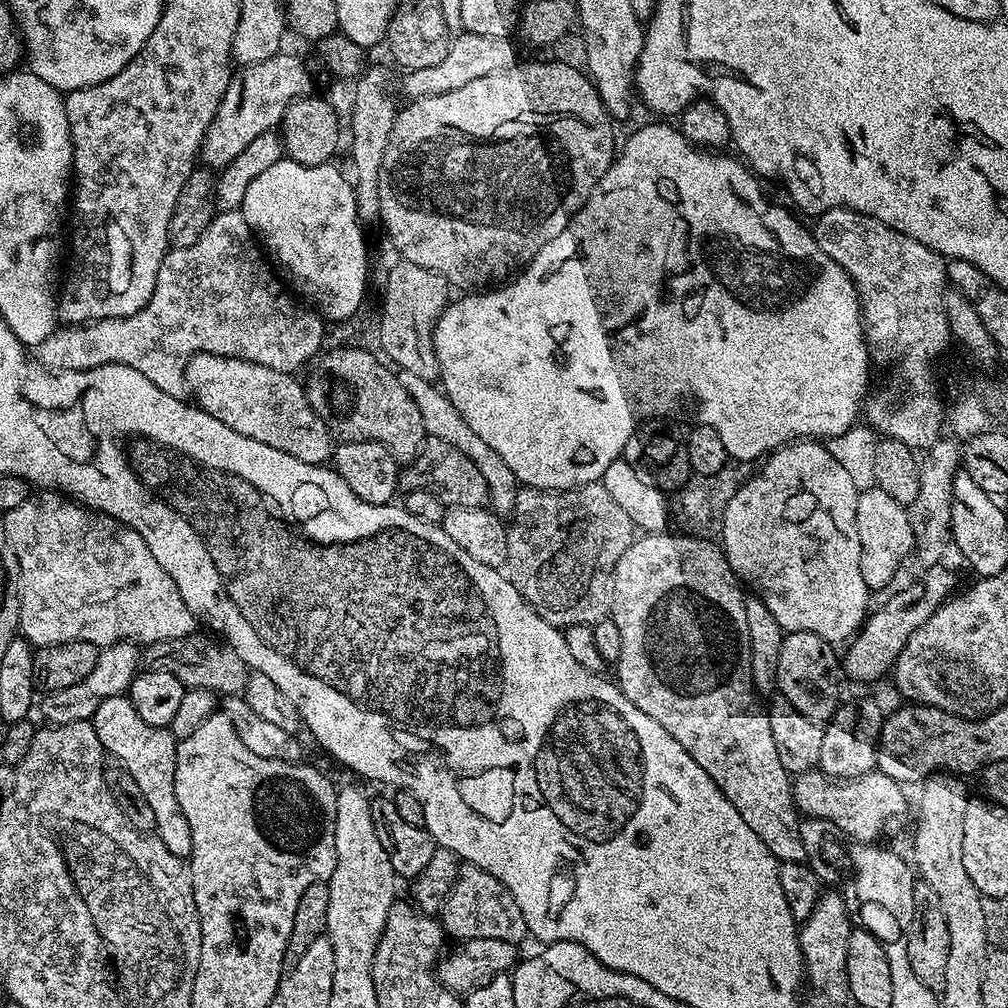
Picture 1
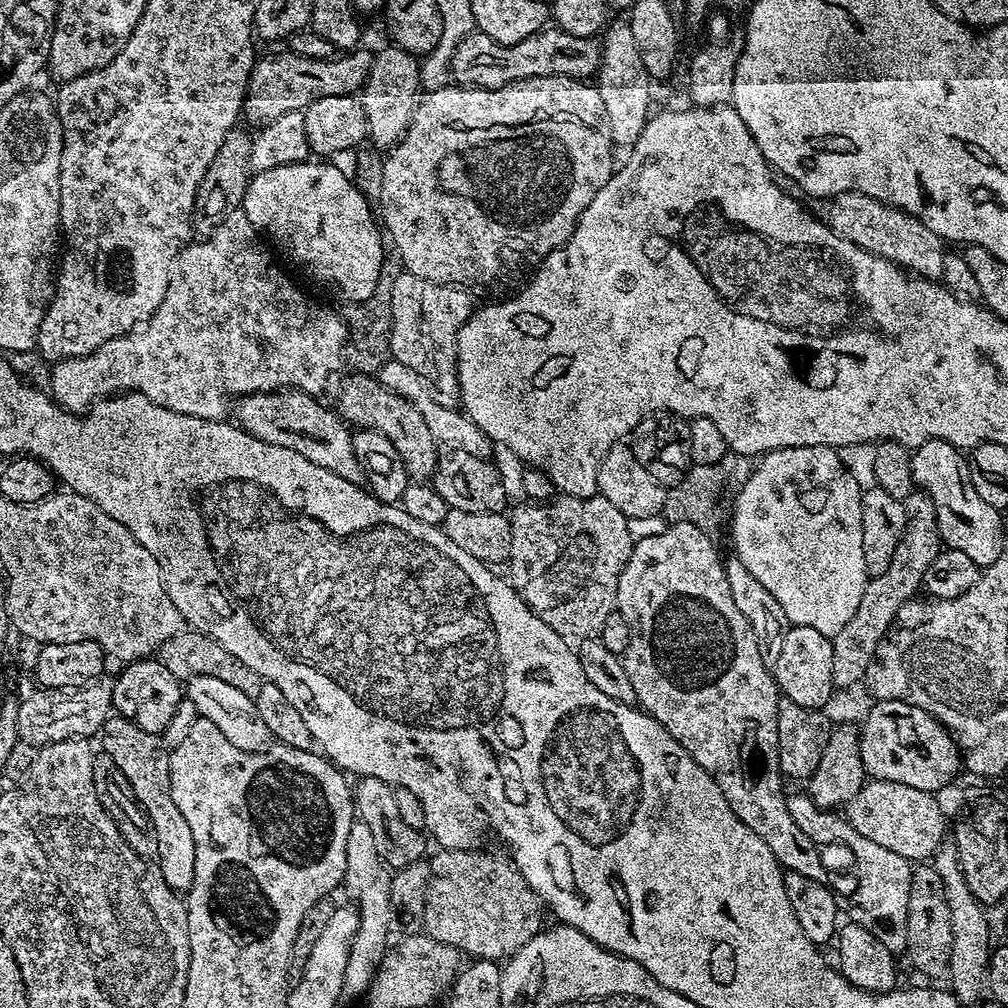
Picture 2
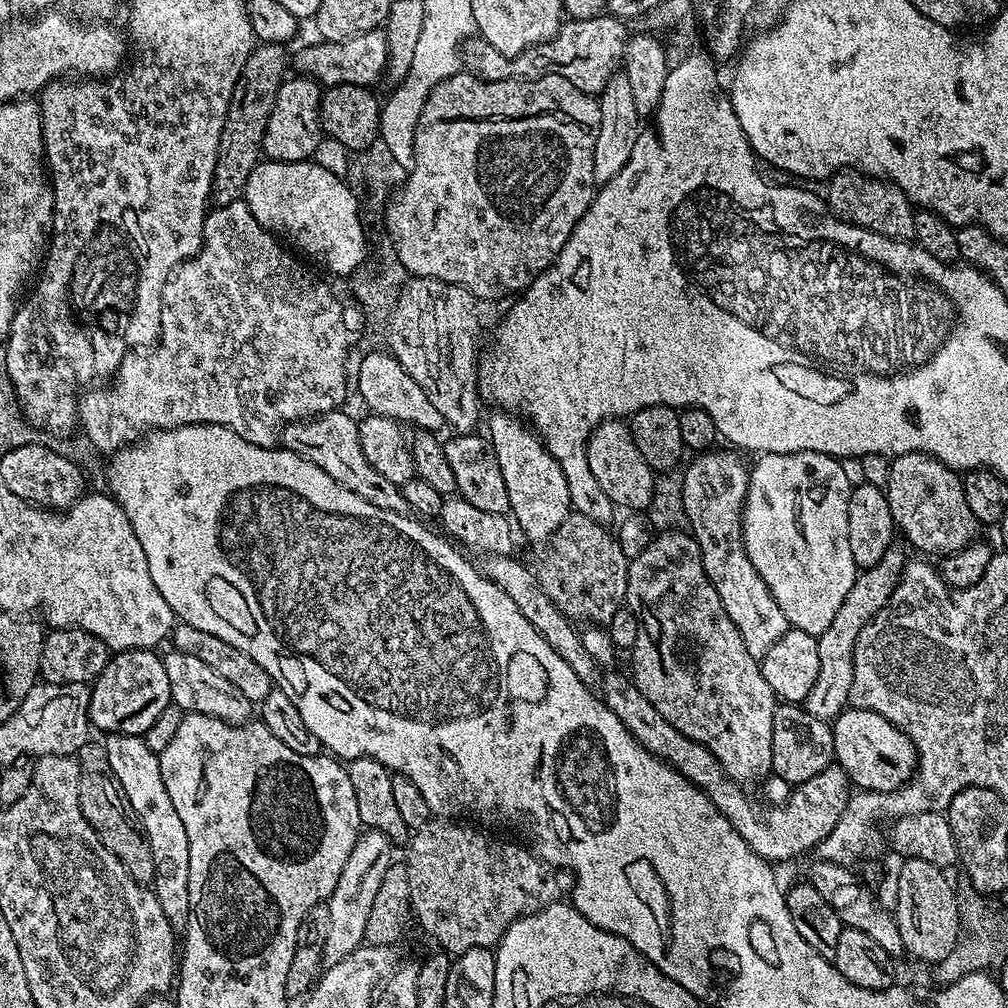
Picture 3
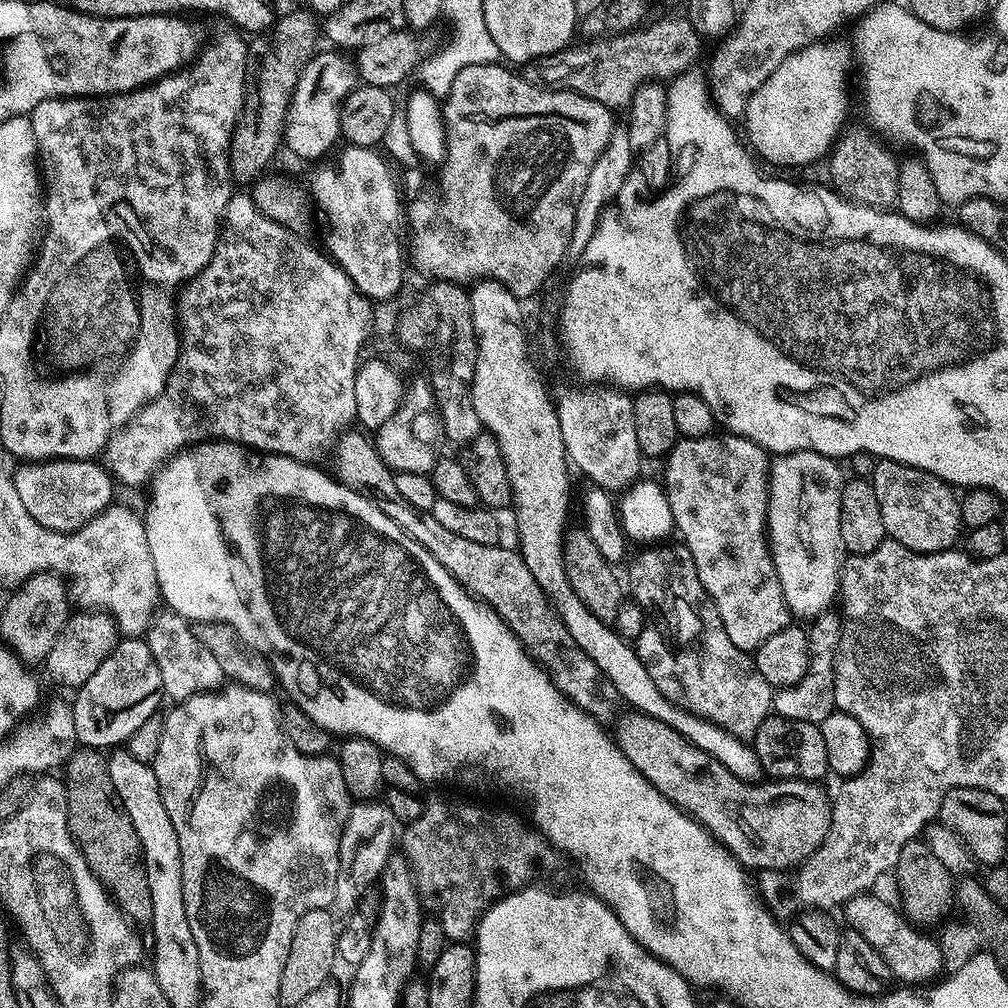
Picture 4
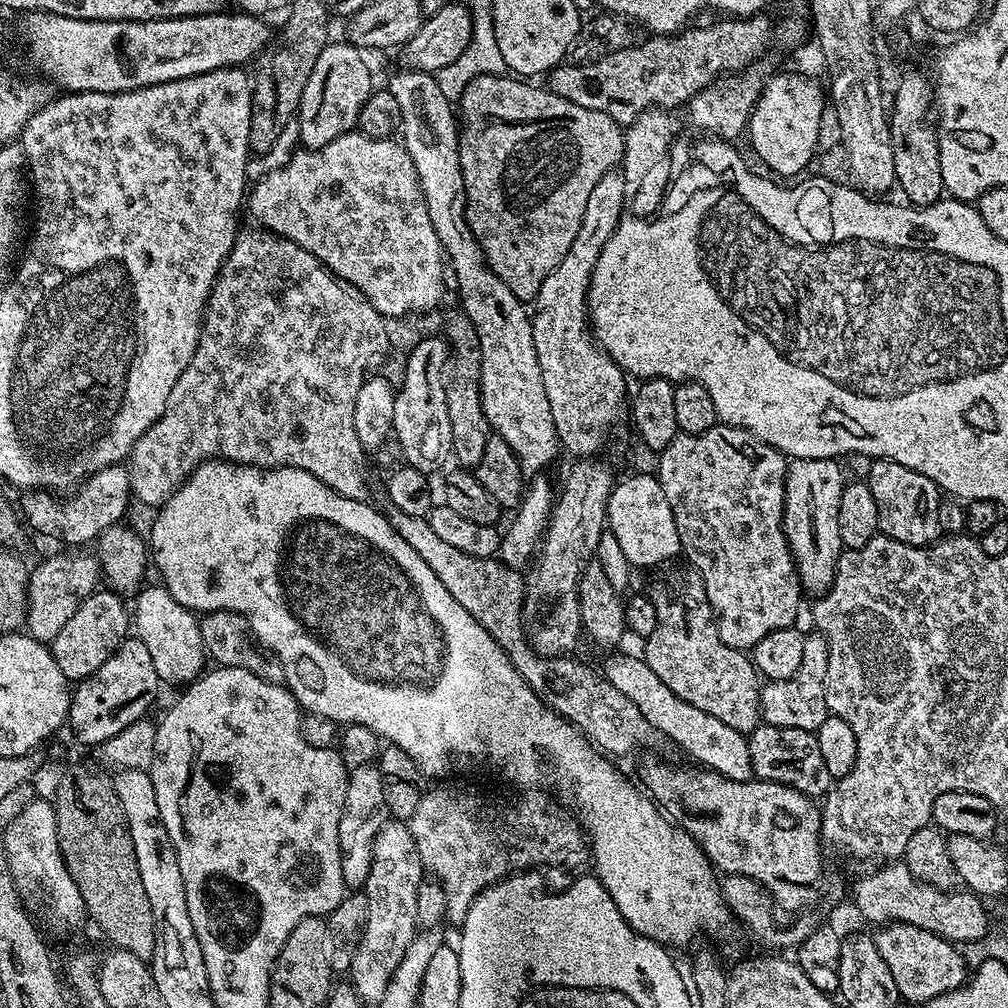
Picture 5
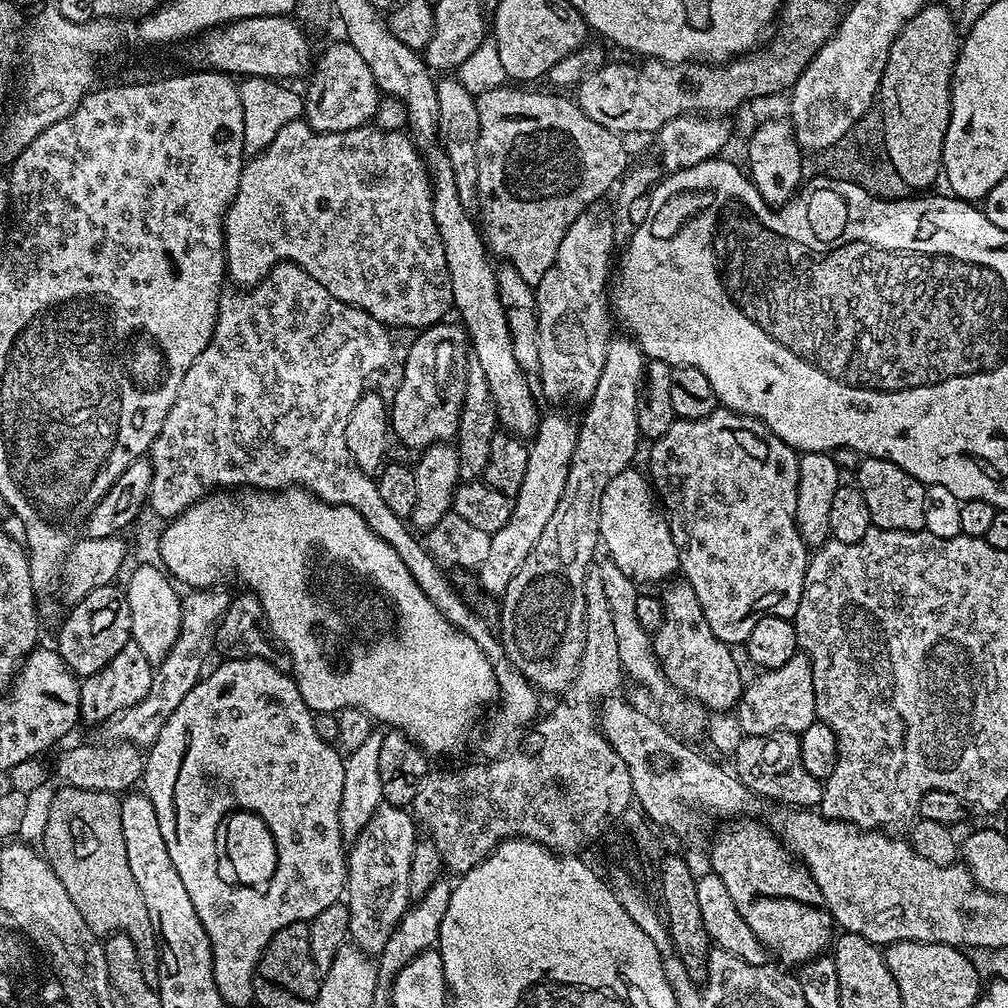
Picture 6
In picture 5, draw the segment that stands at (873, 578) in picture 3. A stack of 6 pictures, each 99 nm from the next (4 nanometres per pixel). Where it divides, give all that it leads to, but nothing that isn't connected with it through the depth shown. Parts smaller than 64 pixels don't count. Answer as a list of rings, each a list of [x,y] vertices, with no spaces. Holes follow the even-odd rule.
[[[812,630],[805,635],[802,646],[802,662],[798,665],[798,670],[790,678],[785,680],[770,680],[761,687],[760,690],[760,715],[763,723],[774,726],[794,726],[798,730],[815,732],[826,722],[829,710],[826,706],[826,666],[828,665],[828,640],[821,636],[819,632]]]

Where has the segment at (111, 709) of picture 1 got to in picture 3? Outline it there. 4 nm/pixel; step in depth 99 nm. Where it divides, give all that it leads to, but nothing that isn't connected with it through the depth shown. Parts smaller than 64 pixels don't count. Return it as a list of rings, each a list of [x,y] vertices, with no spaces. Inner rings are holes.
[[[114,732],[105,735],[102,743],[106,755],[110,757],[114,778],[118,778],[124,798],[132,807],[132,814],[143,828],[144,837],[150,842],[150,854],[154,854],[154,878],[151,887],[162,906],[162,914],[166,914],[173,928],[183,929],[187,925],[190,914],[190,842],[186,842],[186,826],[182,826],[182,818],[178,818],[178,810],[174,810],[174,802],[170,802],[170,794],[166,794],[166,782],[162,782],[159,755],[154,750],[150,750],[144,736]]]

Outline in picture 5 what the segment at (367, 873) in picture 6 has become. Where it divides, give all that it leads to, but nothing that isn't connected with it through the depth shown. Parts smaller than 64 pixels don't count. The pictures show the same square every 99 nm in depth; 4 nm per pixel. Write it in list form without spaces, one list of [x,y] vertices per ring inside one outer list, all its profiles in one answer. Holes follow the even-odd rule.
[[[389,819],[382,826],[382,830],[374,838],[374,854],[370,874],[364,883],[362,894],[368,899],[368,909],[364,928],[360,931],[356,946],[352,954],[352,966],[350,969],[350,983],[359,994],[360,1000],[365,1006],[379,1006],[382,1002],[382,994],[388,985],[388,979],[394,974],[398,962],[402,962],[402,954],[406,954],[406,946],[415,938],[418,925],[416,923],[416,911],[414,902],[418,894],[418,886],[426,879],[426,869],[420,855],[418,846],[414,846],[414,838],[410,834],[407,823]]]

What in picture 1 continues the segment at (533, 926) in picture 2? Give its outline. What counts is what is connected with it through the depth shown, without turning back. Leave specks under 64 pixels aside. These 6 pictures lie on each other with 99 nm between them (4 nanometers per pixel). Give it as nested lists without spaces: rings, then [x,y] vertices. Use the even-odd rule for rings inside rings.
[[[464,864],[459,869],[448,896],[442,900],[443,906],[442,923],[451,935],[453,932],[457,936],[457,941],[498,938],[502,942],[519,945],[520,939],[529,935],[526,918],[522,918],[522,910],[518,910],[518,902],[514,902],[510,890],[506,890],[506,886],[502,886],[494,874],[473,864]]]

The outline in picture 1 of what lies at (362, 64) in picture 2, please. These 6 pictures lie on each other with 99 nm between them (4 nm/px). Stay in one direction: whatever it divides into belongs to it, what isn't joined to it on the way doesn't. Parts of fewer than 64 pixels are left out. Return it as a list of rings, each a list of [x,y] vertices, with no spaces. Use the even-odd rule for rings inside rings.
[[[281,50],[262,62],[245,64],[233,75],[200,148],[199,159],[203,163],[205,160],[209,169],[225,168],[246,150],[246,146],[250,146],[250,142],[254,142],[254,138],[258,138],[258,134],[273,131],[284,111],[309,91],[307,66],[298,57],[287,56],[286,52]]]

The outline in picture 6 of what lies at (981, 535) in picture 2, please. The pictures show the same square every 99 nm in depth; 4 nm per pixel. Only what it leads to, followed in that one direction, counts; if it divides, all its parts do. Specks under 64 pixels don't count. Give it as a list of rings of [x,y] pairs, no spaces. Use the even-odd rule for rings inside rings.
[[[869,456],[861,459],[860,467],[854,472],[854,483],[862,490],[862,498],[866,498],[875,527],[903,532],[925,531],[929,489],[918,478],[902,470],[902,466],[885,460],[883,456]]]

